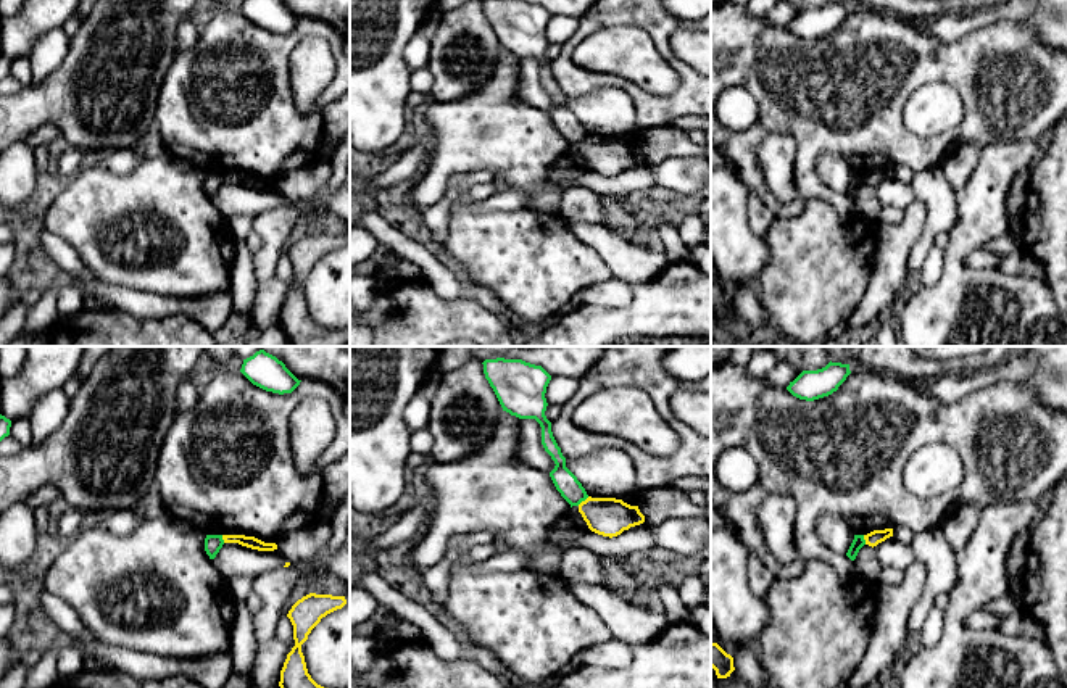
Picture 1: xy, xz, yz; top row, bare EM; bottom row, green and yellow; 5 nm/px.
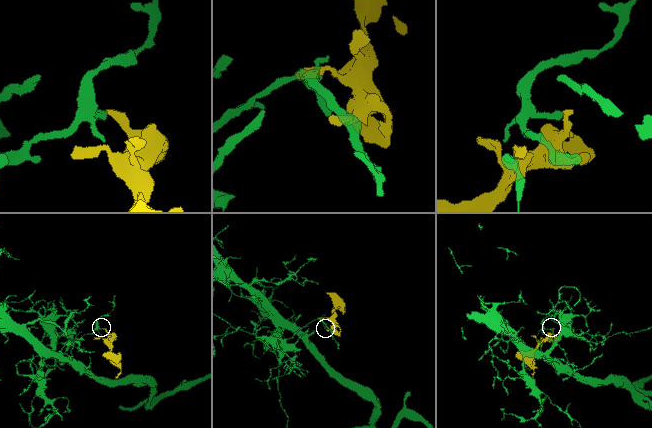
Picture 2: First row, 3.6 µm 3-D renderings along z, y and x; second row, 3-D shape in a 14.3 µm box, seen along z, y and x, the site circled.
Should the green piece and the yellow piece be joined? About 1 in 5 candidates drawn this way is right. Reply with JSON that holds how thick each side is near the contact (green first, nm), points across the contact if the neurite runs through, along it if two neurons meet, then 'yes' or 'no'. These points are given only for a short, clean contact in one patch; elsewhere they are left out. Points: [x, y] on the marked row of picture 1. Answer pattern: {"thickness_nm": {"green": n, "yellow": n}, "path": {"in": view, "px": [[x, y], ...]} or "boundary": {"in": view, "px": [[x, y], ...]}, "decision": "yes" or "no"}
{"thickness_nm": {"green": 110, "yellow": 190}, "boundary": {"in": "xz", "px": [[589, 497], [577, 505]]}, "decision": "no"}

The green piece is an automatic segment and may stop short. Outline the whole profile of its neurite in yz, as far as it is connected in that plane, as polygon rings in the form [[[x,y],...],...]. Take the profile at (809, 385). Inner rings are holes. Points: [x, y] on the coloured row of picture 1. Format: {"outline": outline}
{"outline": [[[828,363],[825,367],[817,371],[803,371],[787,390],[806,401],[814,401],[832,395],[851,374],[849,364]]]}

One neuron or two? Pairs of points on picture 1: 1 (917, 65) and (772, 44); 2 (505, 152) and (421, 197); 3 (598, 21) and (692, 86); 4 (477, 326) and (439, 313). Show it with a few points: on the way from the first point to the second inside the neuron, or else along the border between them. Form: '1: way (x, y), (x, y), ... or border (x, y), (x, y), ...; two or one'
1: way (882, 66), (808, 65); one
2: way (484, 152), (464, 152), (440, 176); one
3: way (626, 16), (640, 16), (671, 58); one
4: way (474, 314), (464, 305), (450, 308); one

